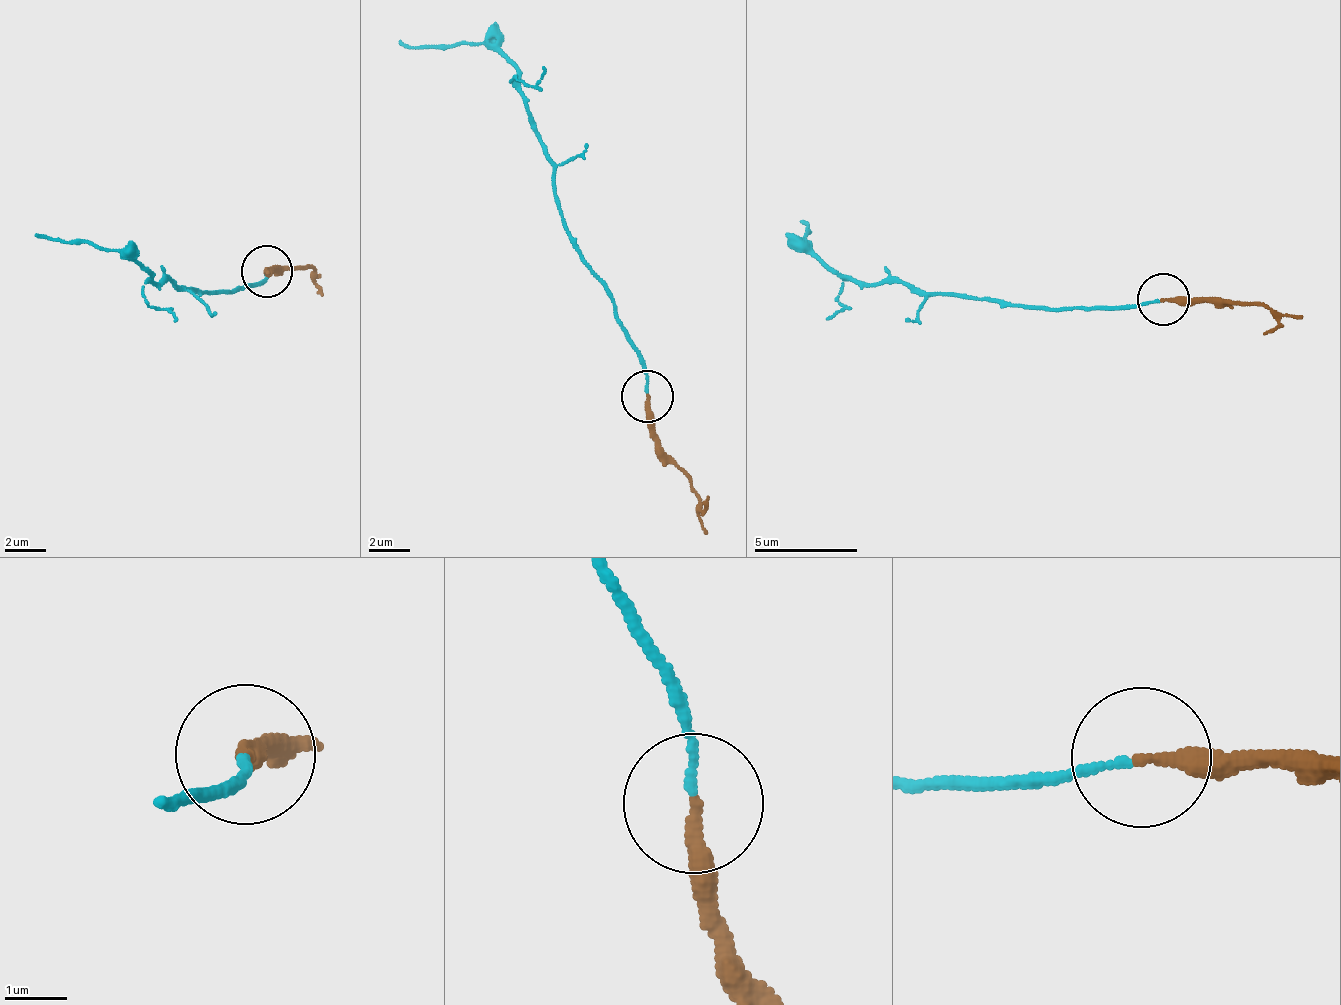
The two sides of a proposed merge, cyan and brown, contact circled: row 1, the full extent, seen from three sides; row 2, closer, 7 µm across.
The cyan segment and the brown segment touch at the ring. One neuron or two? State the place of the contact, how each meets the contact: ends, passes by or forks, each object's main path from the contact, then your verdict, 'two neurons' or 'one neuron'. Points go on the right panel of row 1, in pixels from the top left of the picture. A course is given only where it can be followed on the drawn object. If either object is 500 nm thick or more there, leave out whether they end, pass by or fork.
(1163, 299) | cyan ends | brown ends | cyan via (1161, 300), (1120, 305), (1009, 306), (836, 277), (804, 244), (801, 222) | brown via (1161, 300), (1251, 303), (1303, 320) | one neuron

